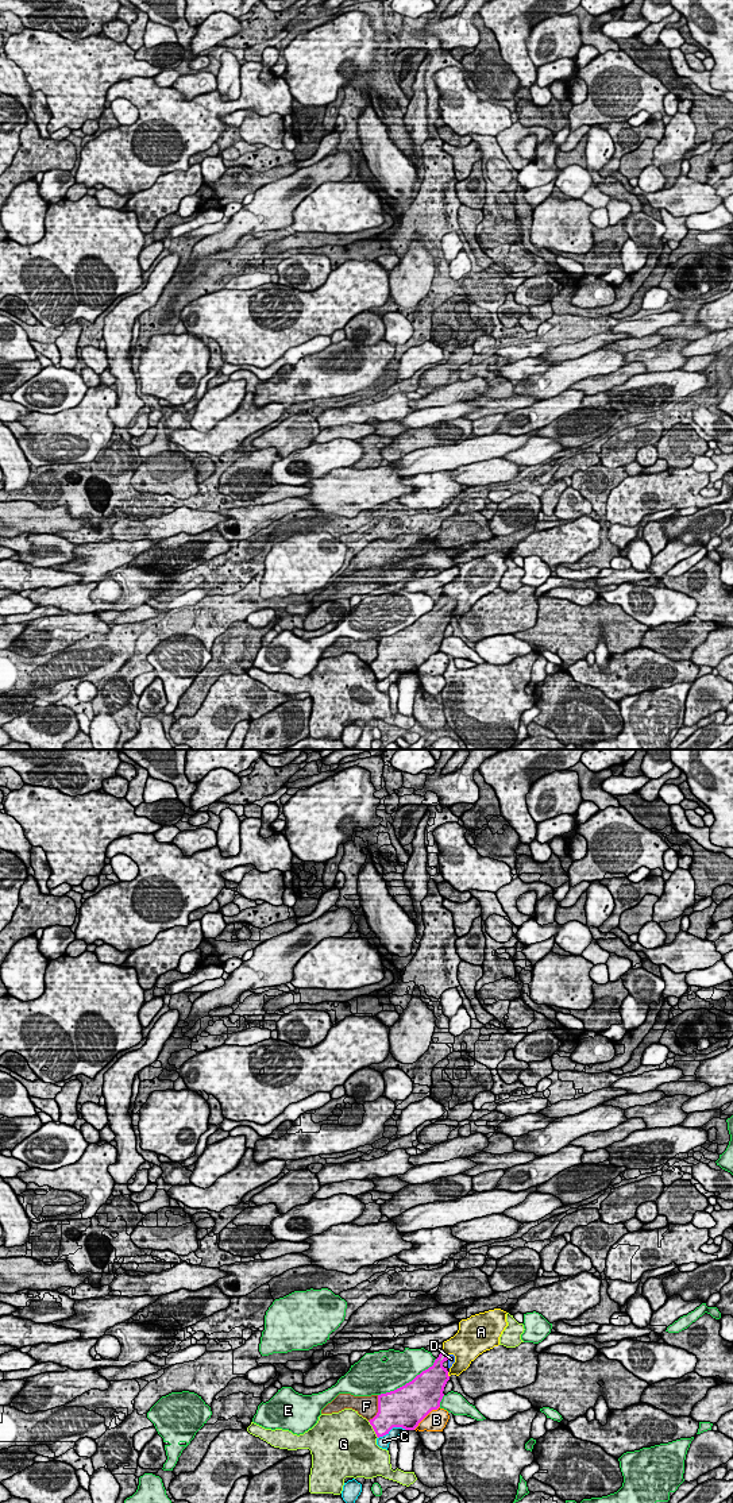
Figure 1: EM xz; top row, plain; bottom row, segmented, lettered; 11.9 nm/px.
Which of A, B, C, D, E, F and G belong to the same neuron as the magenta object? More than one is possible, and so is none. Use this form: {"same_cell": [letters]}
{"same_cell": ["D"]}

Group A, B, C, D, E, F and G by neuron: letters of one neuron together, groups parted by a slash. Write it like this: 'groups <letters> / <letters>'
groups A / B / C / D / E / F / G

